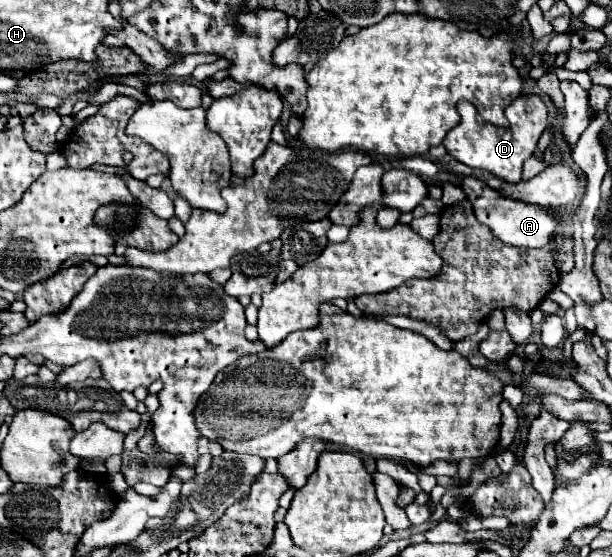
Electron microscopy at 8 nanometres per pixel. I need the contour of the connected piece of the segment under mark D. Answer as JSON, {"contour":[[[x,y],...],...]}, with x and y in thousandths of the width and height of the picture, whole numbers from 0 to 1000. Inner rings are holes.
{"contour":[[[853,171],[840,178],[827,199],[827,210],[833,214],[830,232],[817,232],[801,221],[784,221],[781,199],[768,181],[752,181],[748,199],[752,199],[755,217],[739,235],[732,235],[725,250],[729,271],[745,289],[765,300],[791,303],[827,329],[846,329],[853,321],[853,293],[863,282],[869,282],[882,242],[895,228],[895,196],[886,185],[886,178],[879,171]]]}

